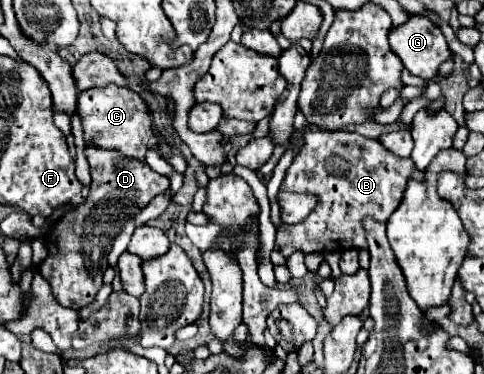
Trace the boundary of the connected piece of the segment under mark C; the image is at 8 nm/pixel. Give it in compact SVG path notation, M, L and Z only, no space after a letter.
M116 85L92 87L78 95L76 107L78 107L76 111L82 117L86 141L94 141L102 149L116 149L118 153L140 159L140 161L144 161L144 155L148 149L158 149L156 147L158 141L150 129L146 101L136 91L122 89Z

